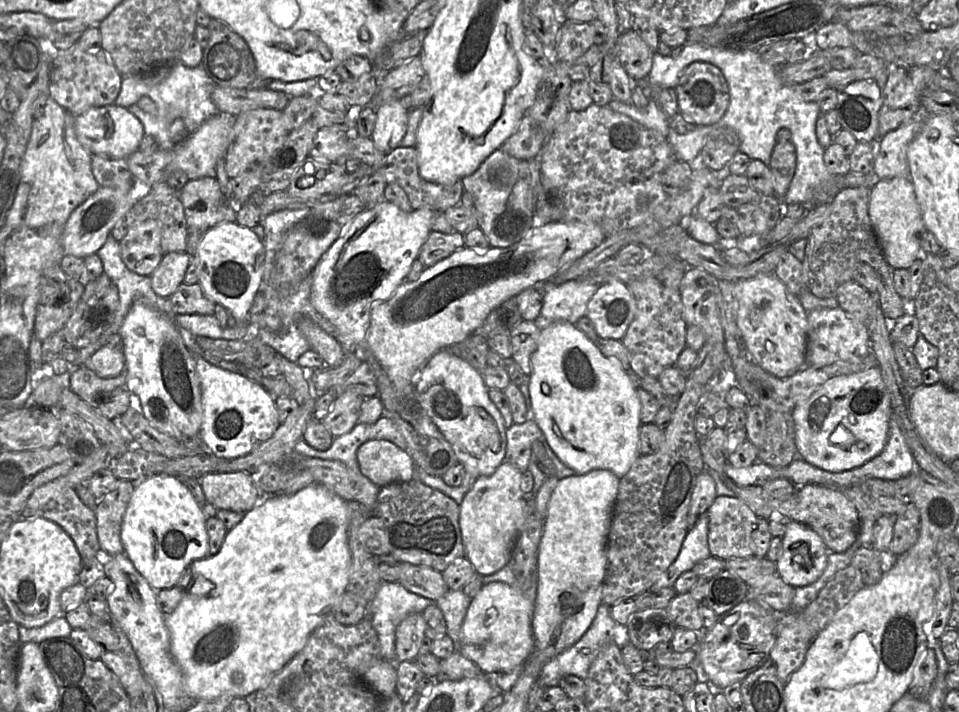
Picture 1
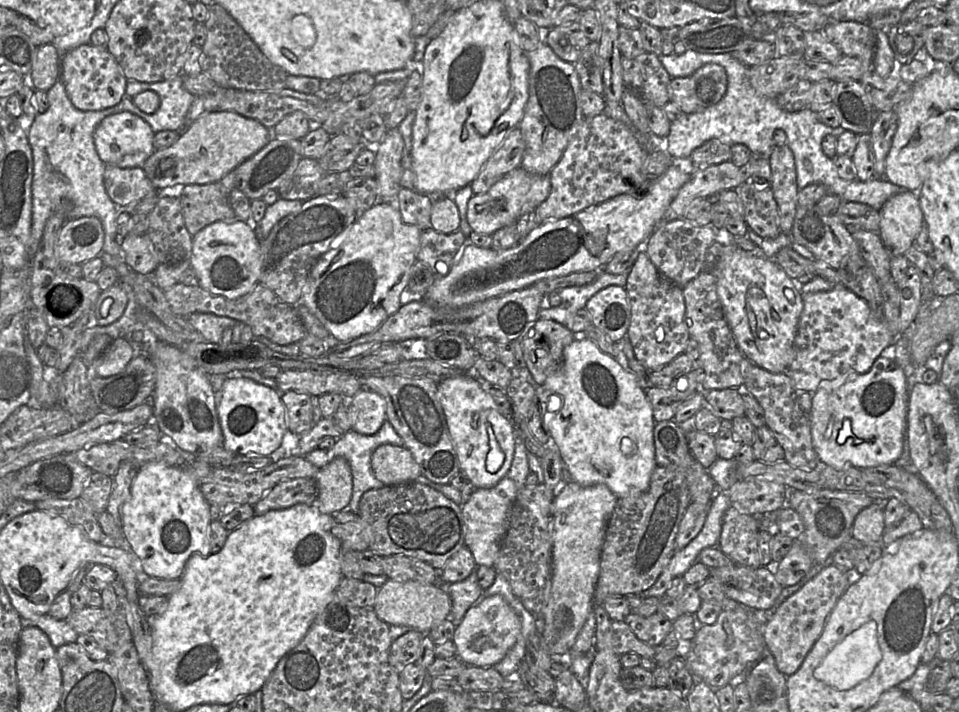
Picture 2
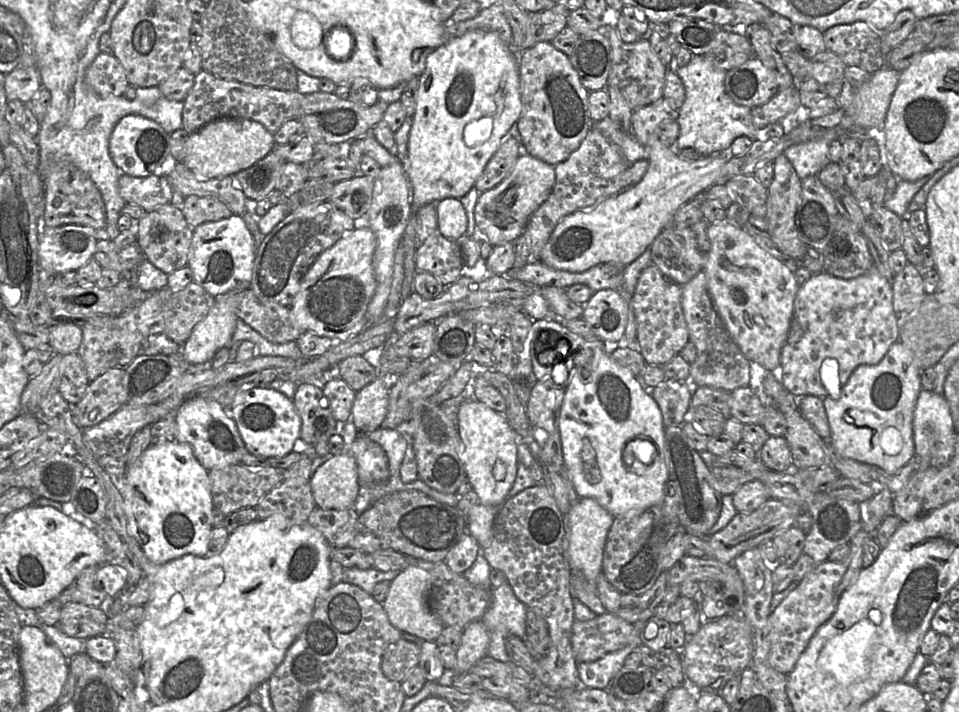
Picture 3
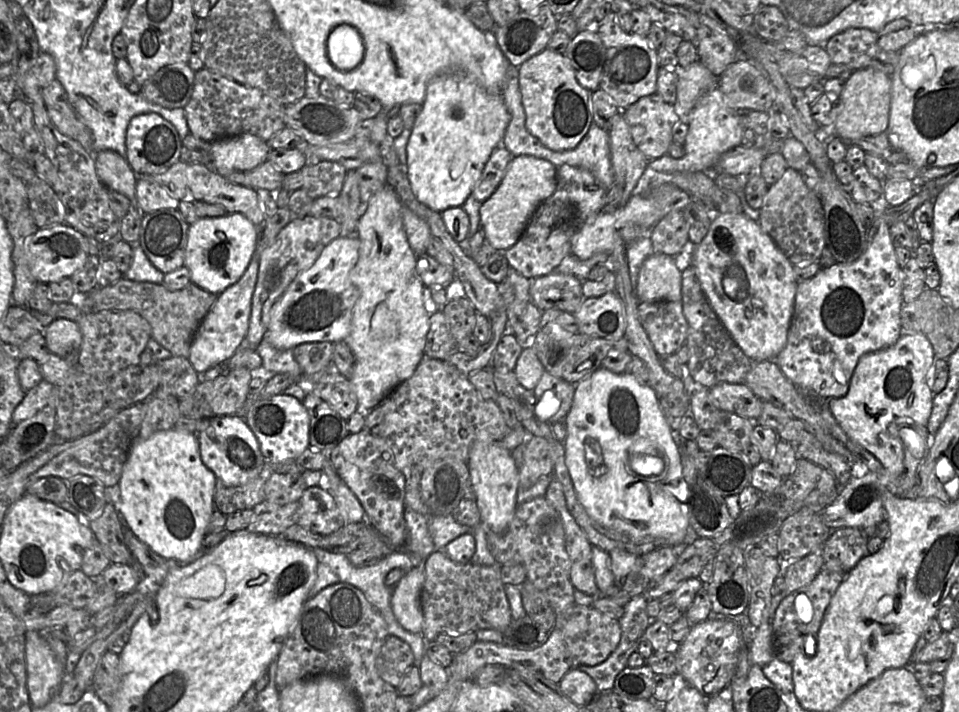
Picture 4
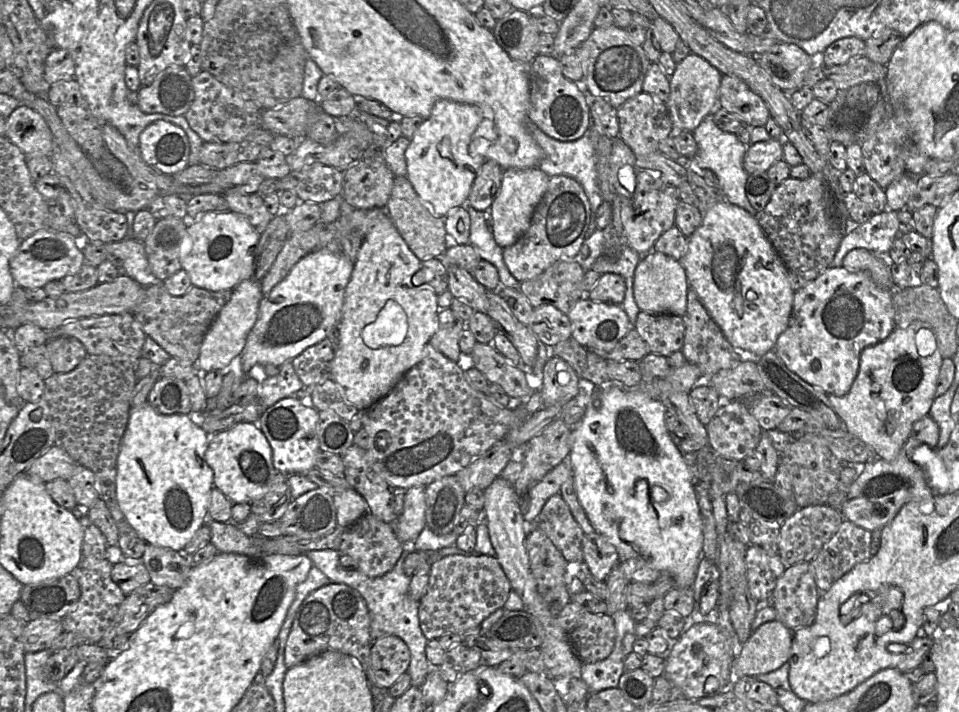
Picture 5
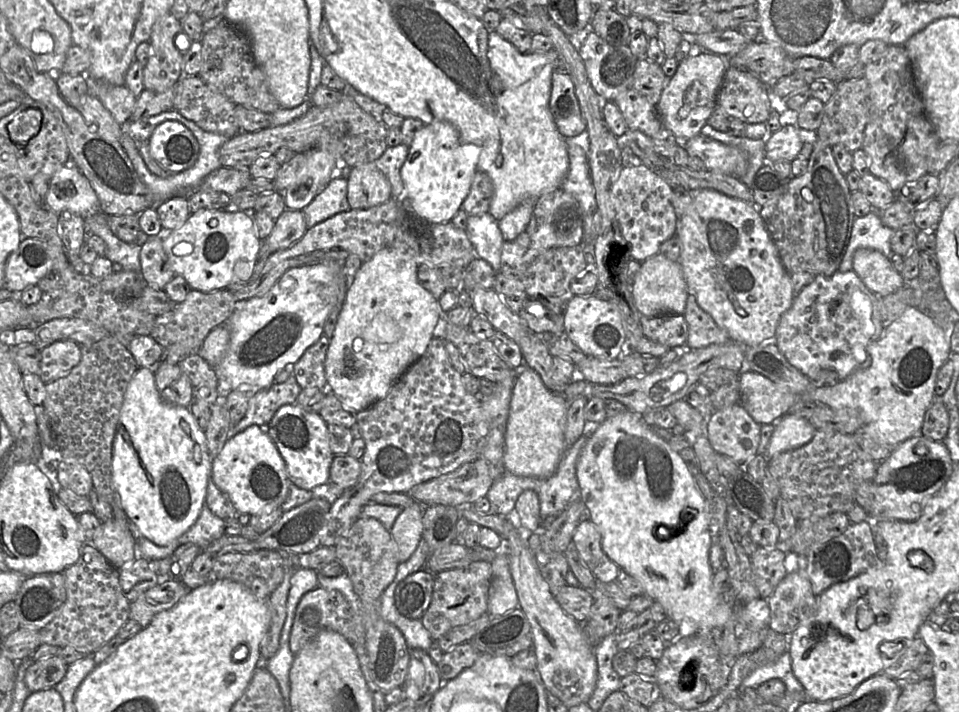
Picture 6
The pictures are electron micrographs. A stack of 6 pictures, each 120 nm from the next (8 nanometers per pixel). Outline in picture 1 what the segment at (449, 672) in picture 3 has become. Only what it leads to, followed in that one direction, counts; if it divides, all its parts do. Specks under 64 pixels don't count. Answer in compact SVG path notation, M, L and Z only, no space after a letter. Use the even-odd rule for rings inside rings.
M502 582L483 585L472 598L464 617L460 631L460 653L485 674L510 672L516 667L522 667L534 650L534 608L535 604L517 587Z

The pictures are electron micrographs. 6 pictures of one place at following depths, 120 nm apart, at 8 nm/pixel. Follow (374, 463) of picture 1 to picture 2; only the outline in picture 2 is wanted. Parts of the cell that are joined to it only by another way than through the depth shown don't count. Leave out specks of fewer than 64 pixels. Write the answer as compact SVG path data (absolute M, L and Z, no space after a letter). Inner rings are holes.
M383 444L371 456L375 477L386 486L415 482L421 468L405 446Z

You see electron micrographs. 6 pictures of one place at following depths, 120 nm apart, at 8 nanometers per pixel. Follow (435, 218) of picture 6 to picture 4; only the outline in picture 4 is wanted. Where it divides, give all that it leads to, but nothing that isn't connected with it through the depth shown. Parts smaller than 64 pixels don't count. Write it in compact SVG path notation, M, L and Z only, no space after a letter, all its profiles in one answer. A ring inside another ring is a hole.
M441 74L434 77L427 85L422 110L407 144L406 174L418 201L440 213L448 208L462 207L472 194L492 152L501 146L509 122L510 113L502 94L490 93L463 75Z

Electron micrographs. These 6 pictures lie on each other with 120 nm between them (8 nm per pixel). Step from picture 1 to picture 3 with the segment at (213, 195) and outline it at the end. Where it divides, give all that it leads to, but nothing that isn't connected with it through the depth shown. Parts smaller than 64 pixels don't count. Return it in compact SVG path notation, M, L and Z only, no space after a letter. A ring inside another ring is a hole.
M196 195L185 197L182 212L193 230L202 223L219 221L232 215L229 207L219 199Z

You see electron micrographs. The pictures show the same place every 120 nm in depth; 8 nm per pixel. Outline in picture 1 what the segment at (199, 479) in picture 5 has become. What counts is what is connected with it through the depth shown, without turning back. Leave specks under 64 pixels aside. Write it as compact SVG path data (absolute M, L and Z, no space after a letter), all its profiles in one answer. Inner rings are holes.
M155 474L134 487L121 524L124 553L155 589L175 586L190 565L208 555L205 516L188 488L175 476Z

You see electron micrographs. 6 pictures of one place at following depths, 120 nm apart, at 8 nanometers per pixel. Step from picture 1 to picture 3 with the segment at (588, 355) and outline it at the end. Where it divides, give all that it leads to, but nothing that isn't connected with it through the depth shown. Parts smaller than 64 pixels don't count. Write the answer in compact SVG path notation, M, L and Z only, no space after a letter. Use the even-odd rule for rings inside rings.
M610 352L594 356L587 370L587 374L582 374L578 369L572 370L565 385L560 411L558 432L567 475L580 498L596 500L614 517L637 516L646 509L662 503L666 497L668 467L665 462L665 426L661 410L641 380L628 368L618 364ZM639 437L654 444L650 457L655 456L646 466L635 461L634 465L629 467L623 460L623 451L629 441Z

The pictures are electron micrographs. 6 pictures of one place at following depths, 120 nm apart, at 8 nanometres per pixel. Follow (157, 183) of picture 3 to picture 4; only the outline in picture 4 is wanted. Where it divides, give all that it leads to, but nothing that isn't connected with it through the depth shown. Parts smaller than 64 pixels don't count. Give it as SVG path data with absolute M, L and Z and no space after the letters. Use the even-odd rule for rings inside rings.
M139 178L136 183L136 206L144 213L153 213L161 209L178 209L180 201L161 185Z

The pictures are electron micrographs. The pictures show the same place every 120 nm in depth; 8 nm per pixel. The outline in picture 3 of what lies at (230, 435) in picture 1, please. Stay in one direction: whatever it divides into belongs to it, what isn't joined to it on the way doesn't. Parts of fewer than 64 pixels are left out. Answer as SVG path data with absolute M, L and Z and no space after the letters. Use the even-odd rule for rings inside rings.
M241 387L229 408L229 416L237 426L246 451L253 455L264 458L285 456L300 438L301 417L292 399L273 388Z

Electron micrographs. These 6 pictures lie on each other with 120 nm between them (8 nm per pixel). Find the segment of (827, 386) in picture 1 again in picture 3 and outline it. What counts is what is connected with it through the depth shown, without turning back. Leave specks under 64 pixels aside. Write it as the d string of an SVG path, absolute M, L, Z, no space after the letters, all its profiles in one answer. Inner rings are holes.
M896 341L877 364L856 367L839 398L820 397L829 422L830 447L843 457L896 473L915 456L912 421L922 371L901 341Z

